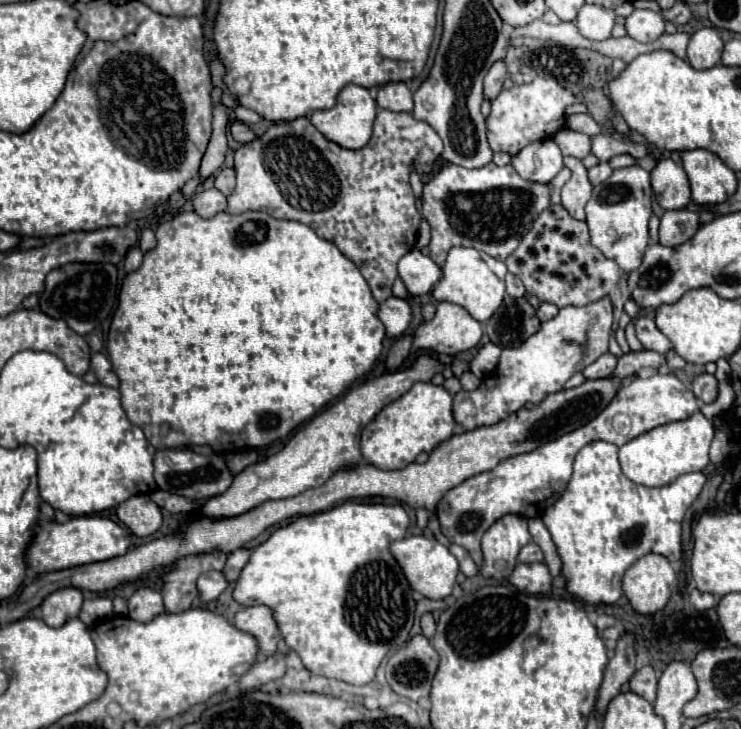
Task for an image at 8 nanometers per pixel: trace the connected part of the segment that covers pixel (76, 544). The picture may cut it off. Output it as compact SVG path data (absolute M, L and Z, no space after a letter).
M73 516L65 524L57 524L57 522L37 524L37 534L25 558L29 568L41 574L41 572L65 570L65 568L73 568L89 562L109 560L125 554L129 546L131 546L129 530L123 524L117 524L103 516Z

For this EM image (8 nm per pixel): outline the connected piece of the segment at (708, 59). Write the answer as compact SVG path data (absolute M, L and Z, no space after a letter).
M701 28L697 30L687 46L687 60L693 68L705 70L713 68L721 62L723 40L715 28Z

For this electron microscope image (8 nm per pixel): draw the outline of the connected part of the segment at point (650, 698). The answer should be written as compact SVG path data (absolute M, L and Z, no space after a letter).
M645 666L641 670L637 670L629 682L631 690L635 694L639 694L641 698L645 698L647 702L655 702L655 696L657 696L657 676L655 676L655 670L651 666Z

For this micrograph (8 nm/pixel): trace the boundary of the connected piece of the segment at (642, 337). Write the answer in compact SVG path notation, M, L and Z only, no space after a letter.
M639 316L635 322L635 332L645 350L653 350L659 354L667 354L671 350L671 340L655 326L653 316Z

